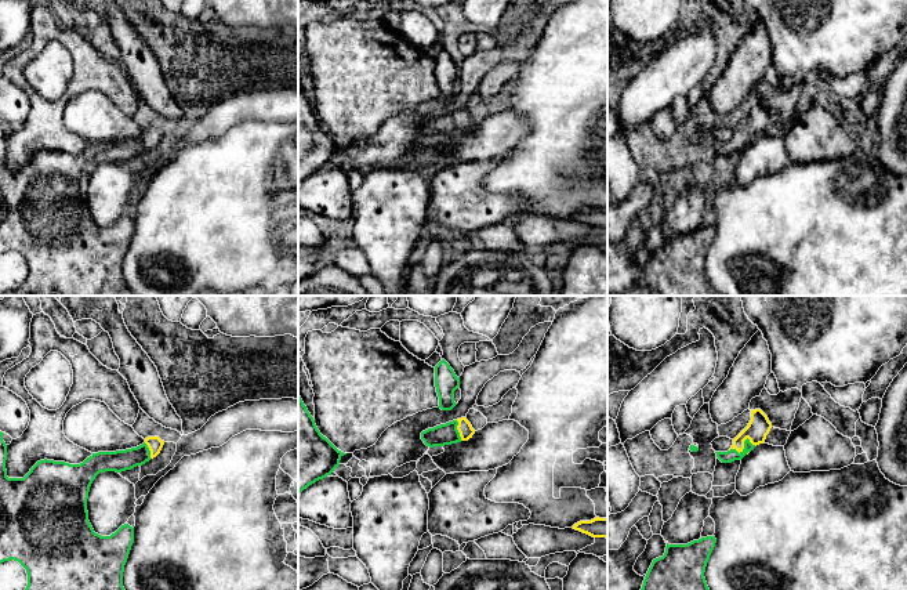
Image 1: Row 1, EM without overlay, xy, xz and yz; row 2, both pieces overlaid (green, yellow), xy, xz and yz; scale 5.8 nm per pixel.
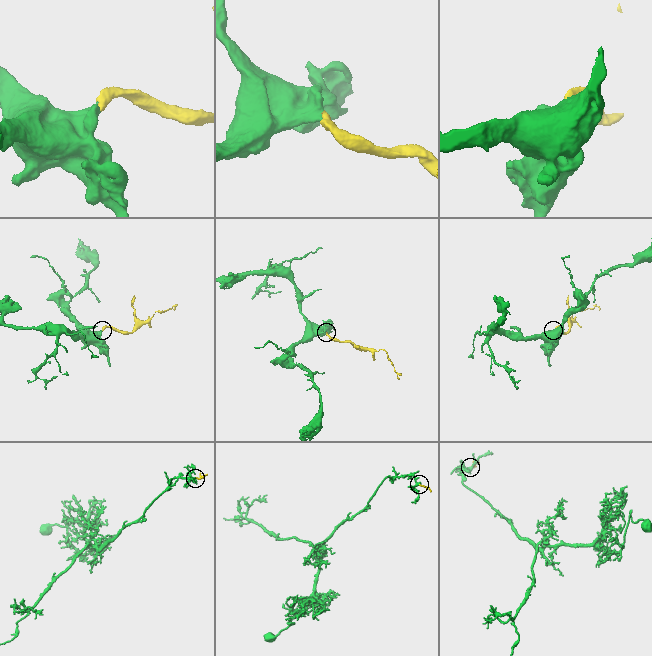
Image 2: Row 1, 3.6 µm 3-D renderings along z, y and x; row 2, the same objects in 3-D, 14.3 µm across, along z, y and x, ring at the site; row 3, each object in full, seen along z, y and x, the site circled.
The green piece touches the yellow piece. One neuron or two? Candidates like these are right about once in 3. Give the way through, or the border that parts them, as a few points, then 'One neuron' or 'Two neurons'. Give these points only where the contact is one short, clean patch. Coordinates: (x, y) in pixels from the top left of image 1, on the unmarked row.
Path across: yz (732, 145), (744, 137), (759, 116). One neuron

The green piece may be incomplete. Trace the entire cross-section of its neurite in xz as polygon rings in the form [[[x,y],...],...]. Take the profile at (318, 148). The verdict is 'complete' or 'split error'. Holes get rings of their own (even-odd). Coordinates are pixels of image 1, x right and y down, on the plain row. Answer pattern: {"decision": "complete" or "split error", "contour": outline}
{"decision": "complete", "contour": [[[298,84],[298,185],[330,166],[344,145],[320,124]]]}

